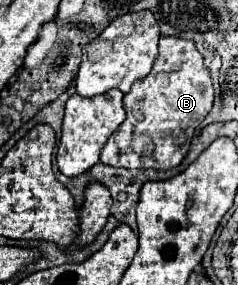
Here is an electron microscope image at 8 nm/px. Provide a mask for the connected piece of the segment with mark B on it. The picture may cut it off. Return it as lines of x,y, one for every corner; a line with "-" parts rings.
174,36
160,38
160,54
152,66
152,72
140,82
132,84
132,90
124,94
126,120
112,134
102,150
102,162
122,168
156,168
168,170
178,166
194,136
200,120
212,108
214,88
210,72
202,62
200,52
192,40

